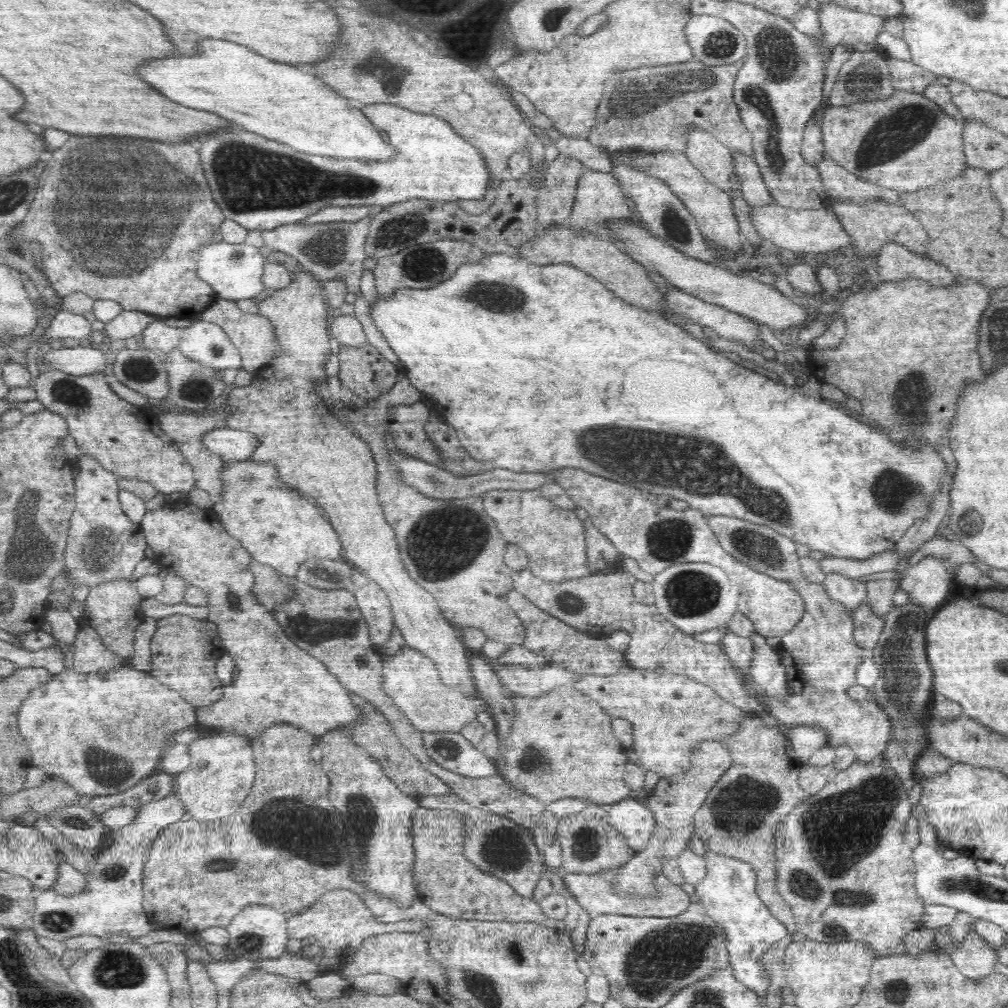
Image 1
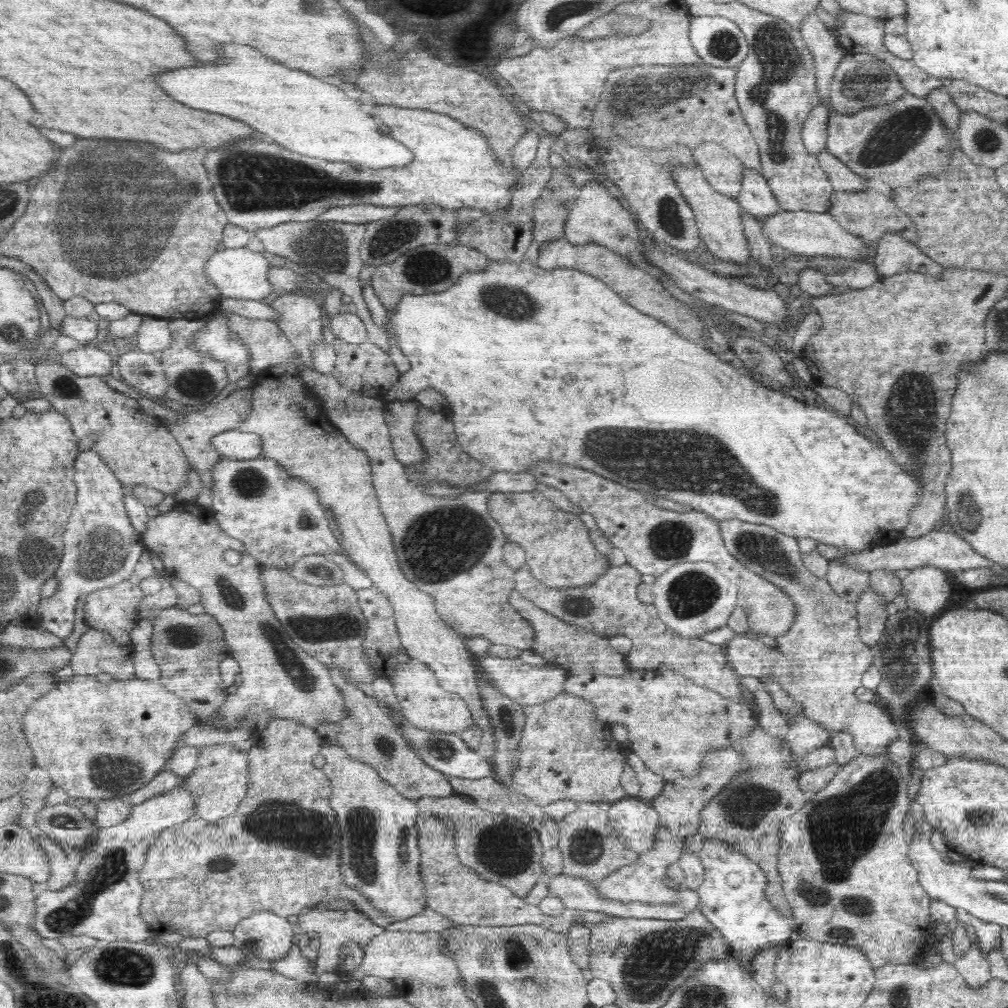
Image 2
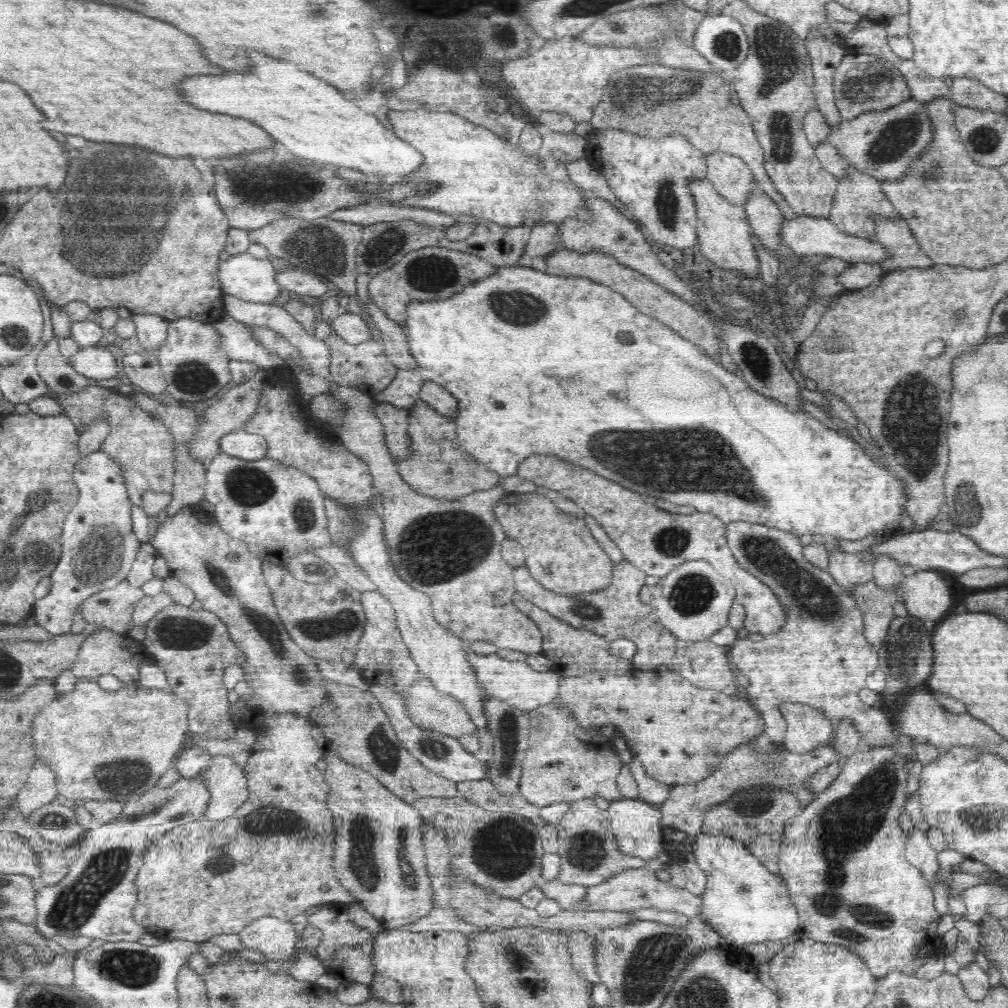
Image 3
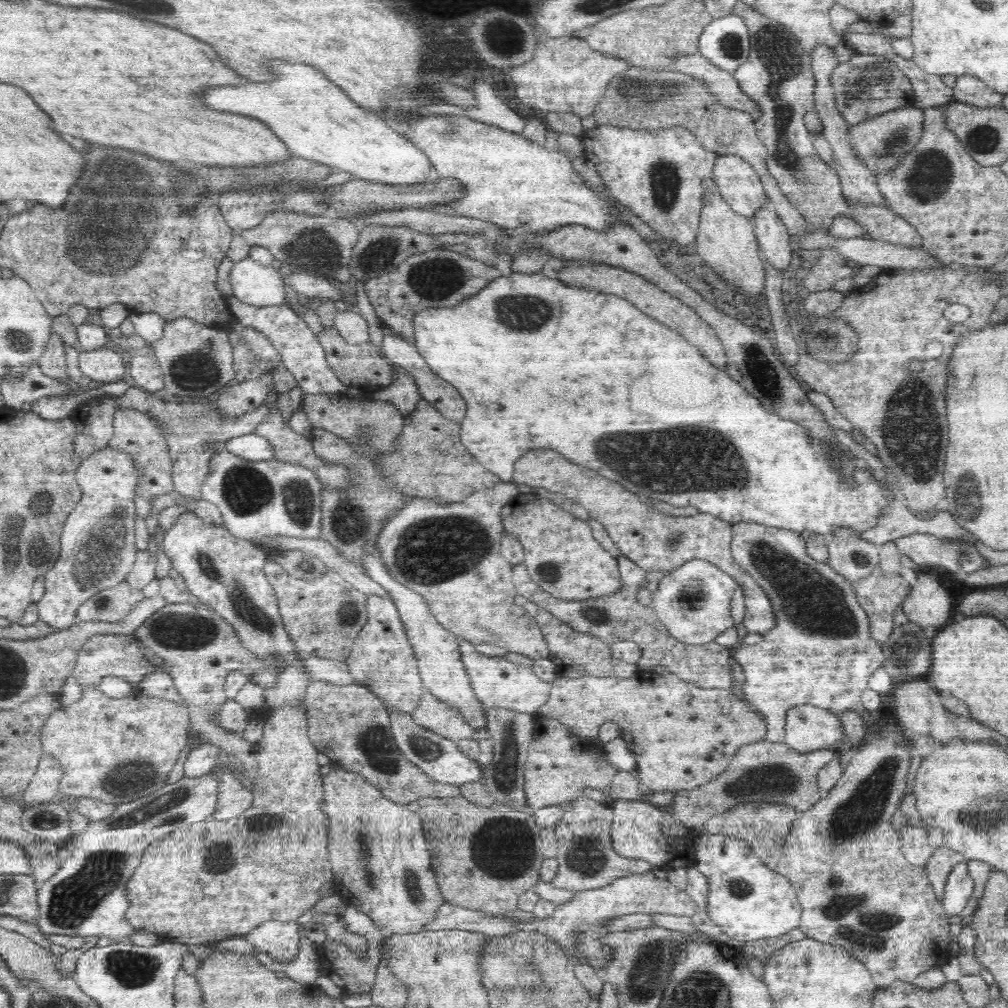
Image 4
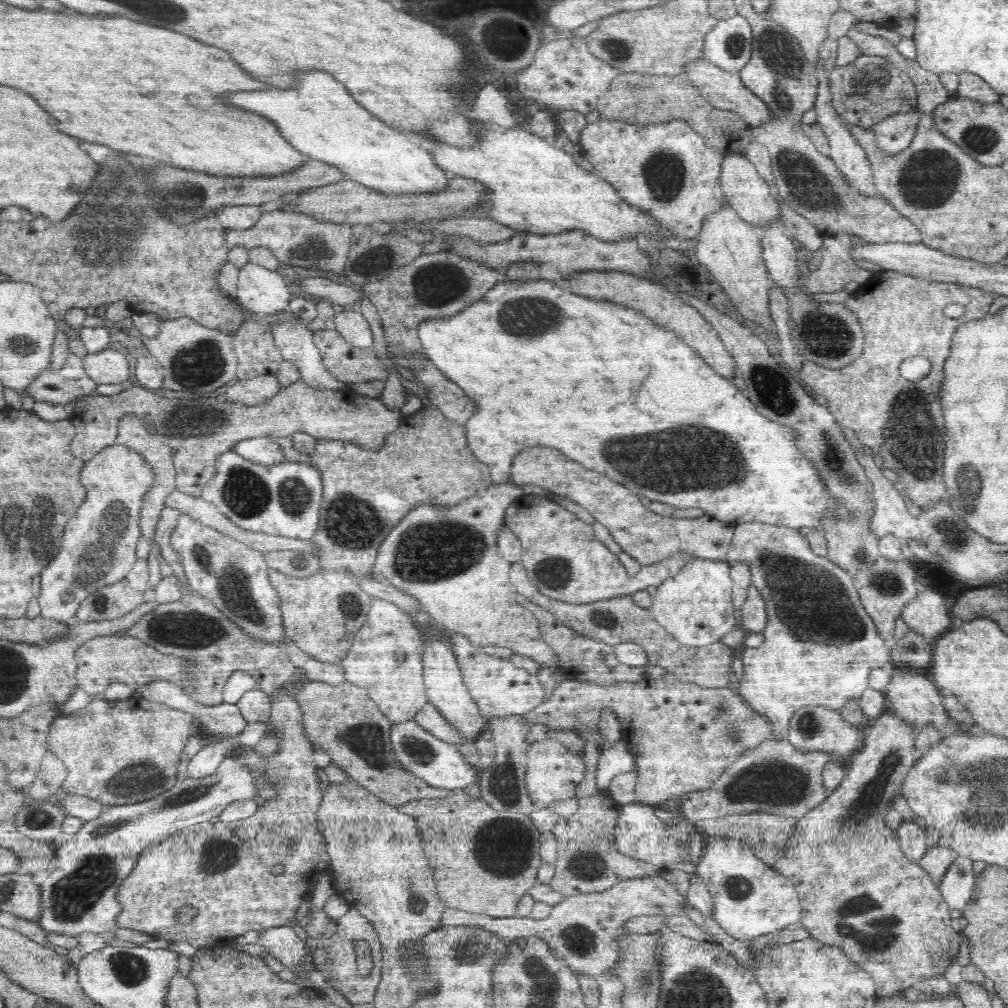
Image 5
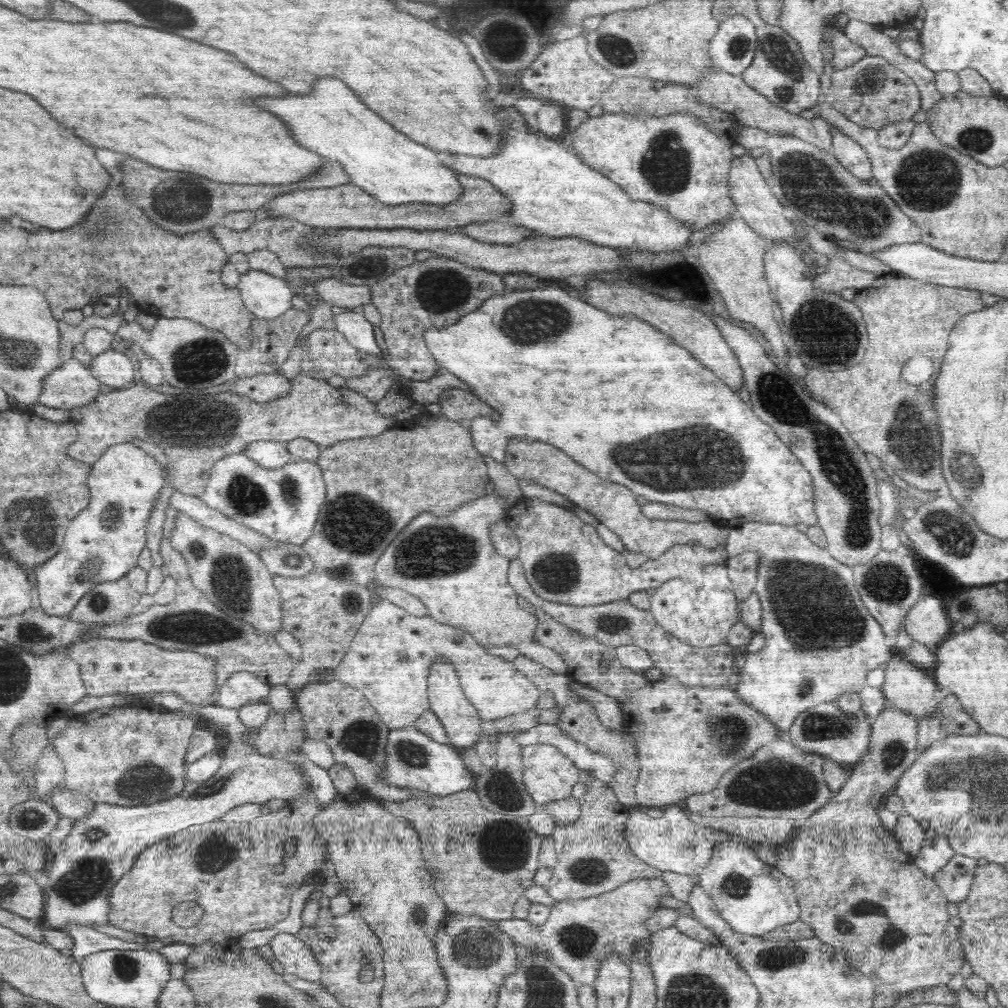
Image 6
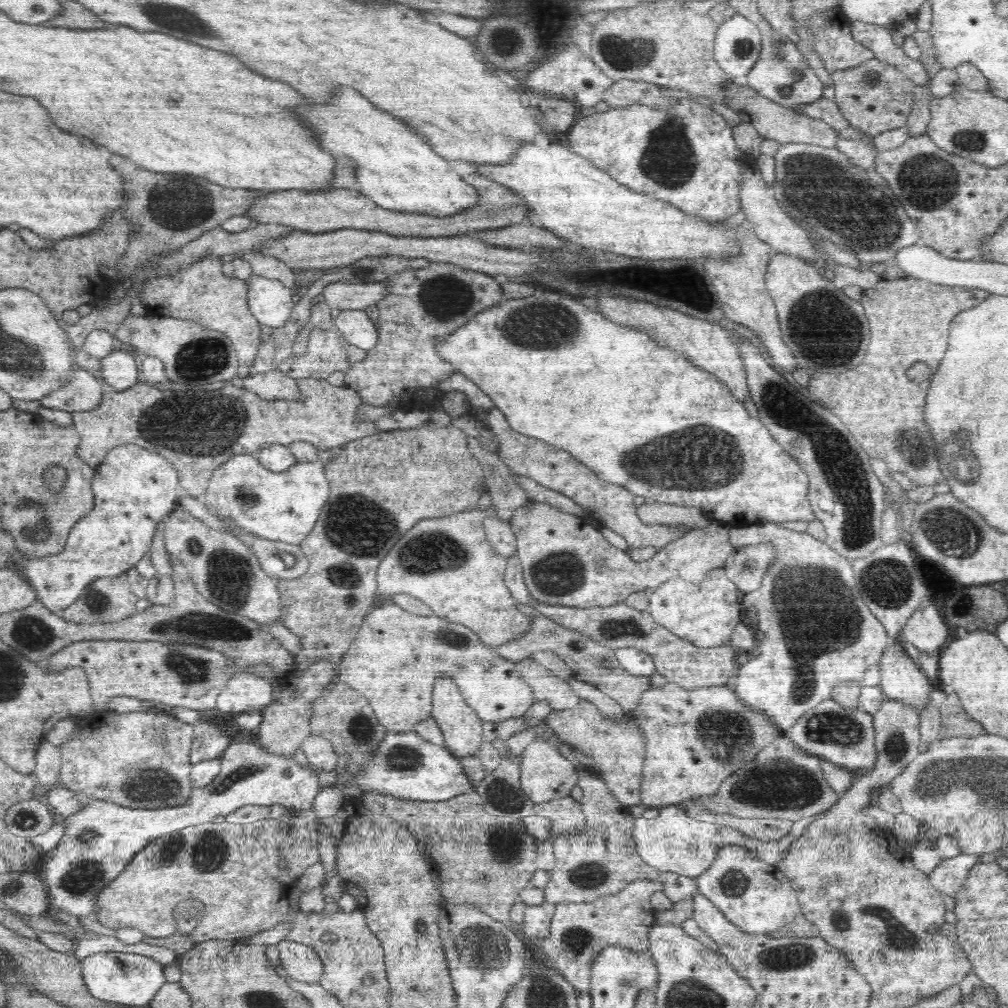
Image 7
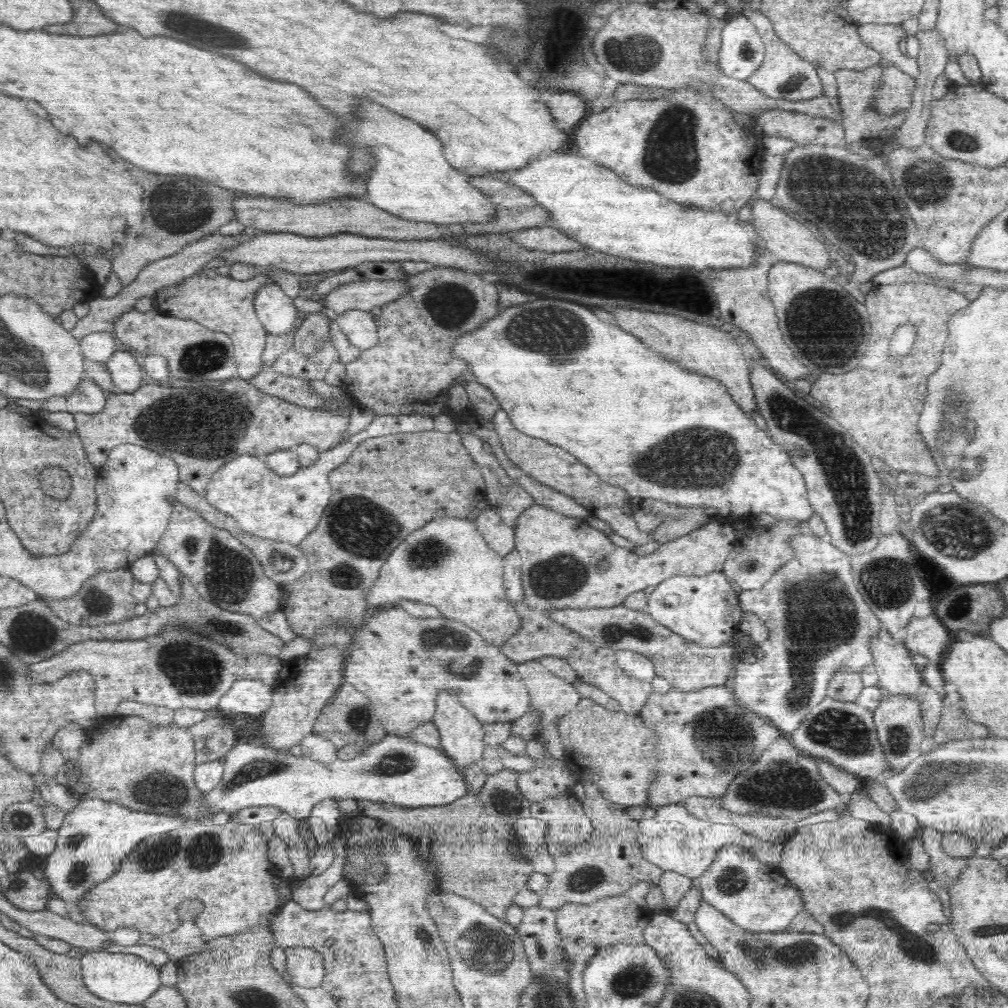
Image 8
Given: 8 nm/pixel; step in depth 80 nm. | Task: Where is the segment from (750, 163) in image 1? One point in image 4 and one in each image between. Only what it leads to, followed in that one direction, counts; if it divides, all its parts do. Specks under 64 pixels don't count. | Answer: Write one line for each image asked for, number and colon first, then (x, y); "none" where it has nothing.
2: (755, 197)
3: (764, 216)
4: (775, 243)

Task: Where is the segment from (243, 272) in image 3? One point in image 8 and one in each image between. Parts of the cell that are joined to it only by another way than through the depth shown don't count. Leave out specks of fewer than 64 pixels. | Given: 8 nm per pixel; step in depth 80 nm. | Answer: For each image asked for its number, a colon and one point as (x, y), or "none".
4: (261, 286)
5: (259, 290)
6: (265, 295)
7: (271, 302)
8: (275, 309)

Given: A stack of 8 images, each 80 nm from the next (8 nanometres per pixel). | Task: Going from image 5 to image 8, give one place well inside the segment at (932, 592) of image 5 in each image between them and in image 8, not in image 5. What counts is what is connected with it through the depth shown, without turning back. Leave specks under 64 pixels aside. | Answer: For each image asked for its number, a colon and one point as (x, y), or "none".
6: (927, 622)
7: (926, 629)
8: (927, 636)

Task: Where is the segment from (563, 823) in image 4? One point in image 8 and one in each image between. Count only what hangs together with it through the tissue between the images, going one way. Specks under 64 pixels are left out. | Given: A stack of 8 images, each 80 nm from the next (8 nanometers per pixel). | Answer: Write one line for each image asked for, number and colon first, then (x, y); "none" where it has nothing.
5: (588, 861)
6: (593, 858)
7: (602, 859)
8: (610, 862)

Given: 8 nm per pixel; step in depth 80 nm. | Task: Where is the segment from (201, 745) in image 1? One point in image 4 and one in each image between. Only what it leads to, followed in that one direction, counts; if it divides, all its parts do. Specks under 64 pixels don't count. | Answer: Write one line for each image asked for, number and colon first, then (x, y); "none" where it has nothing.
2: (218, 783)
3: (227, 786)
4: (233, 798)

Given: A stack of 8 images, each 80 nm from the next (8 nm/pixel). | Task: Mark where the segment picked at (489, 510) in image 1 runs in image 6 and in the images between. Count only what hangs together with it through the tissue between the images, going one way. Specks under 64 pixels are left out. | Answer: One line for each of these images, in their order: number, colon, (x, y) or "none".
2: (559, 551)
3: (561, 553)
4: (561, 555)
5: (563, 559)
6: (565, 561)

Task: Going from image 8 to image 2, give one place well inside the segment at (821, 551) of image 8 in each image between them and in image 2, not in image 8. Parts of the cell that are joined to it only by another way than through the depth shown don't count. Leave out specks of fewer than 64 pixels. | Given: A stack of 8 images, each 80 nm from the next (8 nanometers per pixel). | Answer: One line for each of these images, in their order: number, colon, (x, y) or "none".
2: (822, 653)
3: (821, 651)
4: (821, 648)
5: (820, 646)
6: (821, 641)
7: (819, 633)

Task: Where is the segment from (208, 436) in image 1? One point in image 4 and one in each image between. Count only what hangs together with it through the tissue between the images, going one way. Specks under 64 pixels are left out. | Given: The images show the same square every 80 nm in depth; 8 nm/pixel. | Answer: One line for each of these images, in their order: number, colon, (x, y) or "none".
2: (234, 444)
3: (240, 443)
4: (251, 446)

